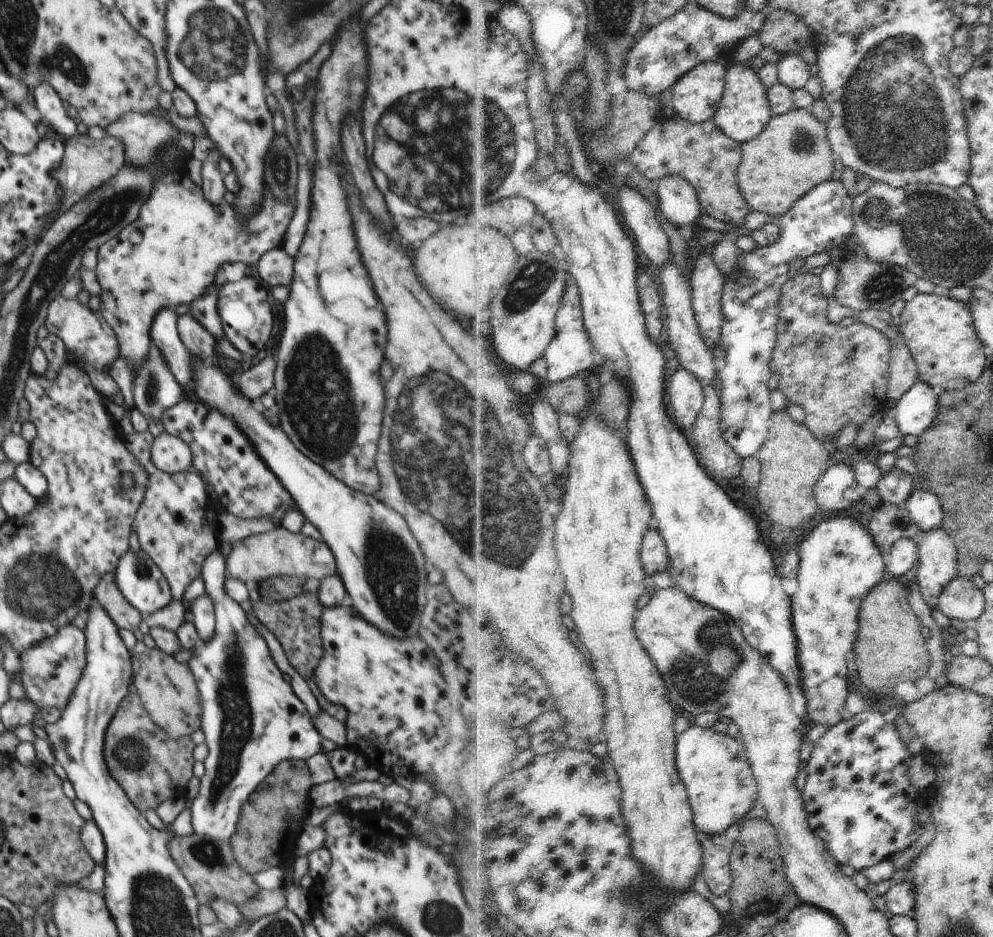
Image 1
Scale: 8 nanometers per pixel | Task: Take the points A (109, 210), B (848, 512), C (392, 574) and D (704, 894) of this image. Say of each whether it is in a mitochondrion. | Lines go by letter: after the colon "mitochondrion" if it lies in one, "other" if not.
A: mitochondrion
B: other
C: mitochondrion
D: other

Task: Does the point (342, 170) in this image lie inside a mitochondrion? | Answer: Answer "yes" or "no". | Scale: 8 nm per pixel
no

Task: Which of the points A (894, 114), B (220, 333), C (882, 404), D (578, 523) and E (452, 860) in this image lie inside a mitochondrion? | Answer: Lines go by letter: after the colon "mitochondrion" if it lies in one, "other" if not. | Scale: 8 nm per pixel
A: mitochondrion
B: other
C: other
D: other
E: other

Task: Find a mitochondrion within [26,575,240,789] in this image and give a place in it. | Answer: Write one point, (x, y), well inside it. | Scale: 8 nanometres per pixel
(131, 752)

